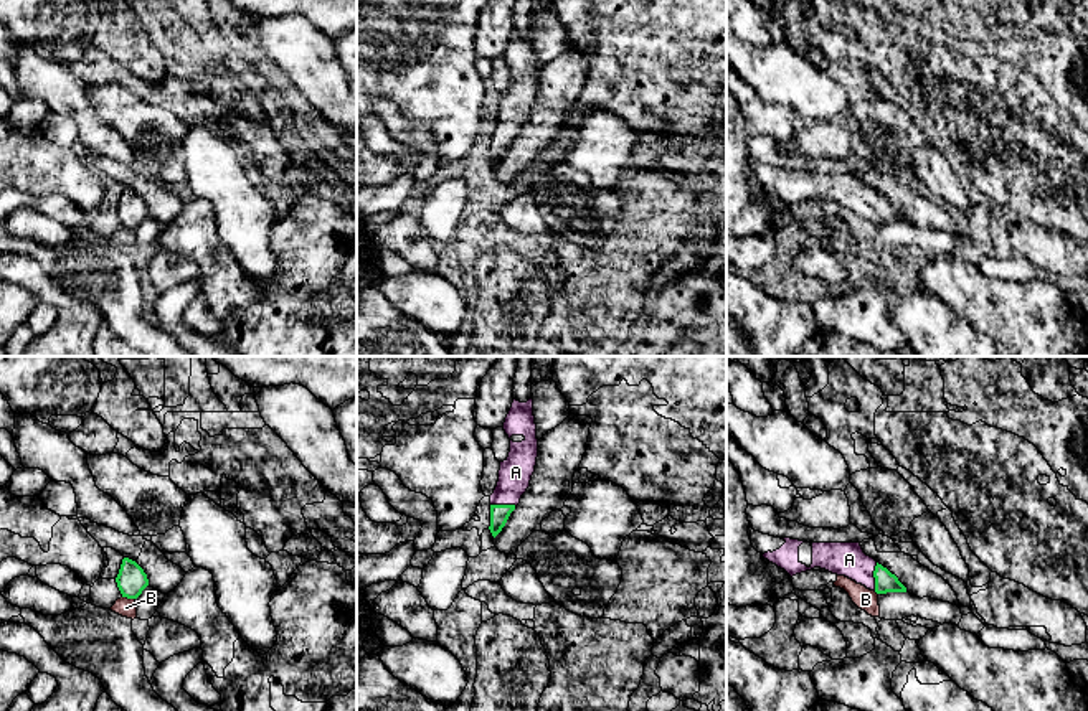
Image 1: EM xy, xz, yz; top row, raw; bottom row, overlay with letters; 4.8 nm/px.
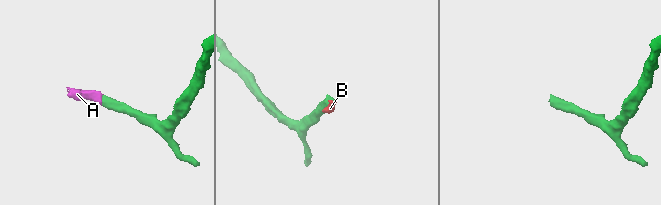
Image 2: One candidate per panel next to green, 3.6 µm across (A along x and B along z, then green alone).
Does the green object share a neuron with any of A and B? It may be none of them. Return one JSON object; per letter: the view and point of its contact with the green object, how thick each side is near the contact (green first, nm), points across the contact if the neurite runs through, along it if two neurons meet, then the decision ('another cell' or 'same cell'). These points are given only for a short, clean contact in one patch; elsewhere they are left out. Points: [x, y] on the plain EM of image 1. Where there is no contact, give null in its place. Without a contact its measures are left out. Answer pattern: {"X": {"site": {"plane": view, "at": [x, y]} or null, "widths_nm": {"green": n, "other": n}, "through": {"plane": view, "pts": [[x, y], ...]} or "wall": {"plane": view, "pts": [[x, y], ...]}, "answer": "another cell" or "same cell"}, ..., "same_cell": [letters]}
{"A": {"site": {"plane": "yz", "at": [874, 207]}, "widths_nm": {"green": 100, "other": 160}, "answer": "same cell"}, "B": {"site": {"plane": "xy", "at": [129, 228]}, "widths_nm": {"green": 140, "other": 90}, "wall": {"plane": "xy", "pts": [[122, 226], [134, 230]]}, "answer": "another cell"}, "same_cell": ["A"]}

